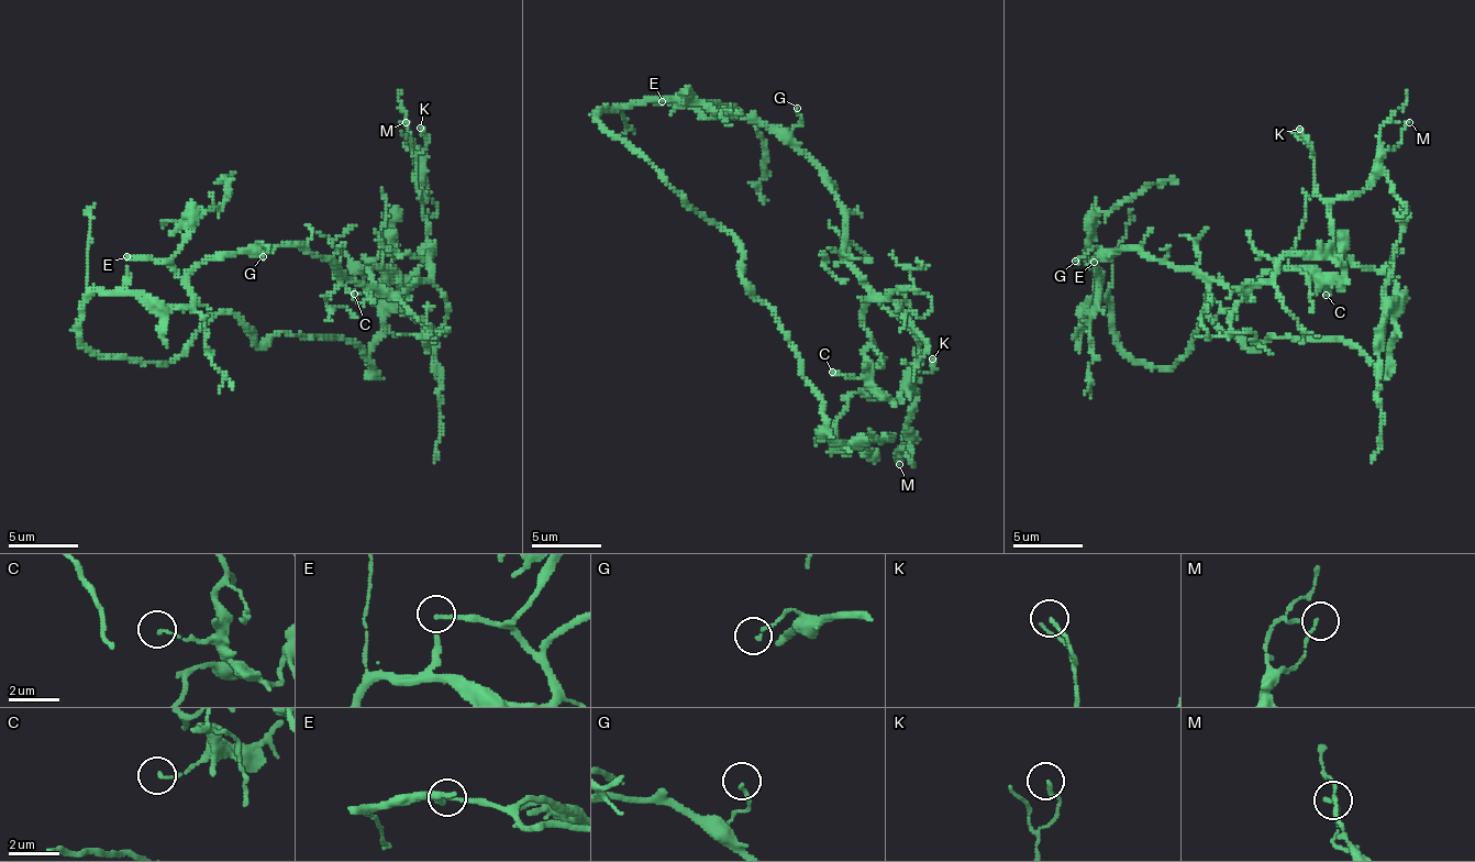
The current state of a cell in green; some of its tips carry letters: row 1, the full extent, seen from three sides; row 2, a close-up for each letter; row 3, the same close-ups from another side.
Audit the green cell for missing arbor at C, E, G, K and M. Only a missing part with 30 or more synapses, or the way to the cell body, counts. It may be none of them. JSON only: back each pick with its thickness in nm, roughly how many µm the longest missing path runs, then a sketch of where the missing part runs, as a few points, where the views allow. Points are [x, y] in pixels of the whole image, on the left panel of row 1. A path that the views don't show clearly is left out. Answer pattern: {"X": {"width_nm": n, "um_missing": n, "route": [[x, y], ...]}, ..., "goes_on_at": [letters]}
{"E": {"width_nm": 100, "um_missing": 45}, "goes_on_at": ["E"]}

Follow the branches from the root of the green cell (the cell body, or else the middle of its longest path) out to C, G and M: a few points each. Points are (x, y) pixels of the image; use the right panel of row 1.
C: (1108, 301), (1087, 310), (1094, 264), (1122, 250), (1231, 288), (1313, 269), (1326, 295)
G: (1108, 301), (1090, 300), (1087, 310), (1096, 304), (1097, 268), (1094, 264), (1098, 246), (1075, 261)
M: (1108, 301), (1087, 310), (1094, 264), (1122, 250), (1249, 295), (1333, 238), (1331, 202), (1367, 185), (1409, 122)

